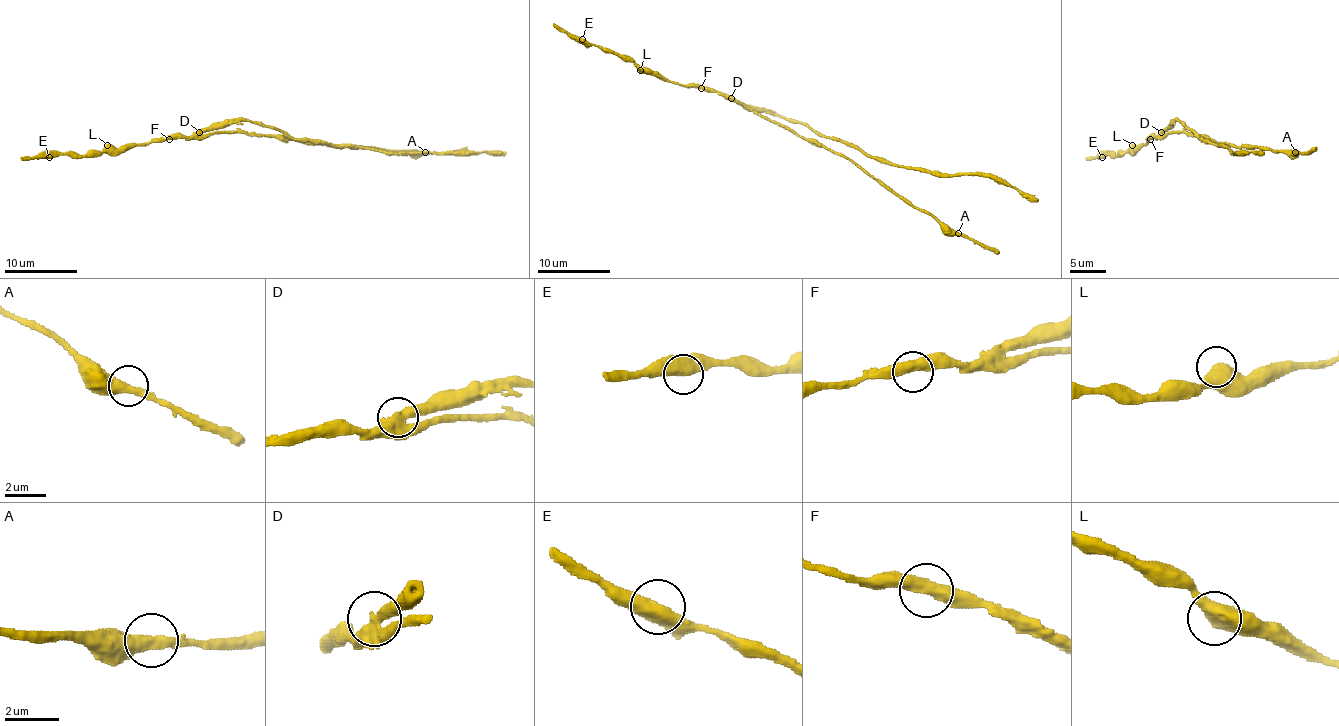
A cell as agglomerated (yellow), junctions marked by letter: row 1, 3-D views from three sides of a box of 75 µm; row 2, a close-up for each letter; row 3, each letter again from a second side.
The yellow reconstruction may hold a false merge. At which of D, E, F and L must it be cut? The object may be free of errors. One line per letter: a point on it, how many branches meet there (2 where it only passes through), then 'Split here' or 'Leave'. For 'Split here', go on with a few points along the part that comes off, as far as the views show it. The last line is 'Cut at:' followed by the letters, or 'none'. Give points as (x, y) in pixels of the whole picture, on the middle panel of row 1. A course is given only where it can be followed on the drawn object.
D: Place: (731, 98). Branches: 3. Split here. Course of the part to remove: (732, 99), (799, 135), (842, 153), (954, 231), (994, 247), (999, 252)
E: Place: (582, 39). Branches: 2. Leave
F: Place: (701, 88). Branches: 2. Leave
L: Place: (640, 70). Branches: 2. Leave
Cut at: D

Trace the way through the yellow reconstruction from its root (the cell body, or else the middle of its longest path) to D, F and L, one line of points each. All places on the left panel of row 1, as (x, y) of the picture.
D: (226, 123), (210, 125), (199, 132)
F: (226, 123), (216, 123), (190, 136), (174, 136), (169, 139)
L: (226, 123), (216, 123), (190, 136), (174, 136), (161, 141), (123, 145), (118, 148), (107, 145)

